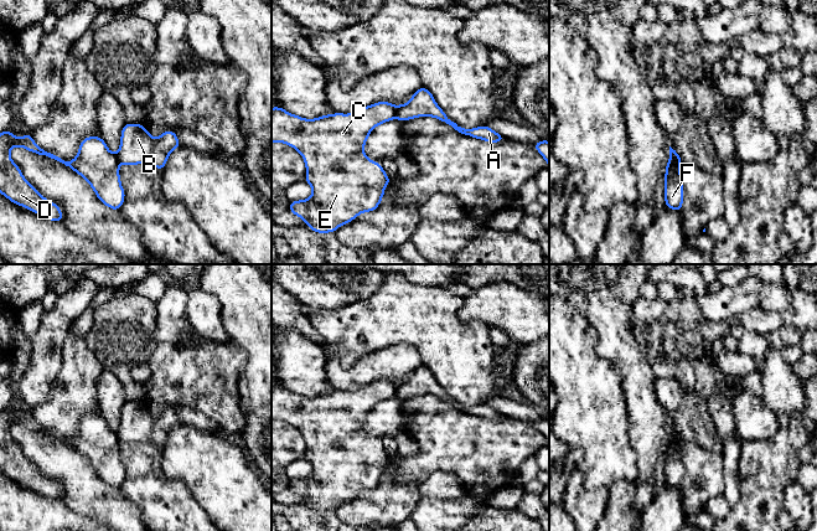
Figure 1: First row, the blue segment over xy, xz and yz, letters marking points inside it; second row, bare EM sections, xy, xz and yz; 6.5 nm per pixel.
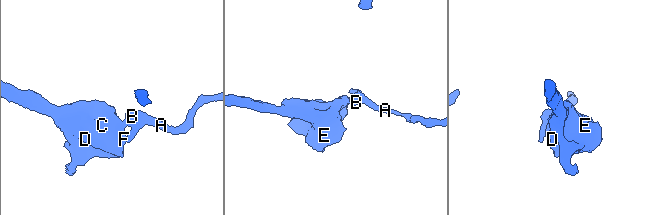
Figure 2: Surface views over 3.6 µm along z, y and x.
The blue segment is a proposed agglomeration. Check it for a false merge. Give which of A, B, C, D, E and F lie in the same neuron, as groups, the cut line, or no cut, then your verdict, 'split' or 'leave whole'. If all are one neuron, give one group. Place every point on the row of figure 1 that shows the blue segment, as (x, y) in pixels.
A B / C D E F; cut in xz along (397, 107), (394, 117); split

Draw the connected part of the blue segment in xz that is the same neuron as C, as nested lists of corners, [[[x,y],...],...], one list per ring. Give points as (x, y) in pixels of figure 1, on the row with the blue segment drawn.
[[[387,100],[367,105],[350,114],[335,113],[316,119],[304,119],[280,107],[272,108],[272,143],[279,141],[290,145],[305,160],[305,181],[312,187],[312,196],[306,200],[291,201],[289,210],[303,218],[310,230],[317,233],[335,232],[340,226],[353,221],[360,213],[377,210],[384,196],[384,189],[392,180],[386,175],[381,163],[369,160],[363,149],[372,129],[394,119],[395,112],[397,105]]]

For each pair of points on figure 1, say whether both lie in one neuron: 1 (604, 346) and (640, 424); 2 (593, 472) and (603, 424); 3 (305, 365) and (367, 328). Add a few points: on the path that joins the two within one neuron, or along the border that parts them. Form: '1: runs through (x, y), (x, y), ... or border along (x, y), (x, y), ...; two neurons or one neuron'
1: runs through (624, 362), (637, 377), (640, 405); one neuron
2: runs through (603, 460), (603, 436); one neuron
3: border along (320, 346), (327, 356); two neurons

